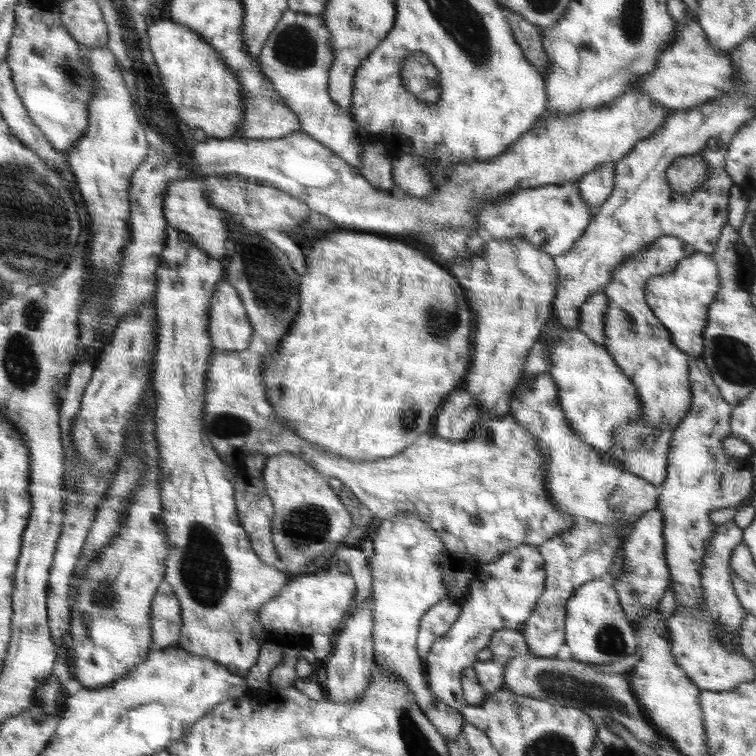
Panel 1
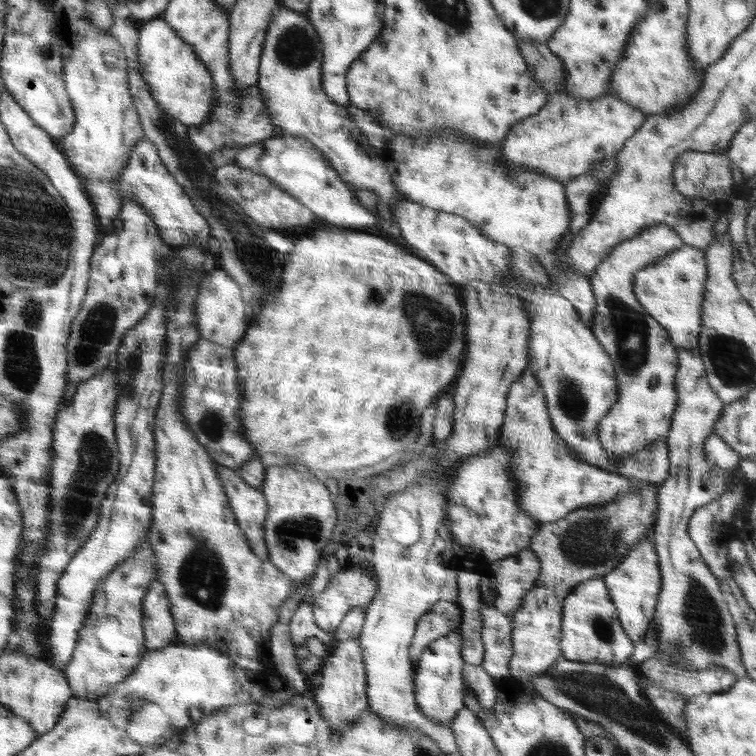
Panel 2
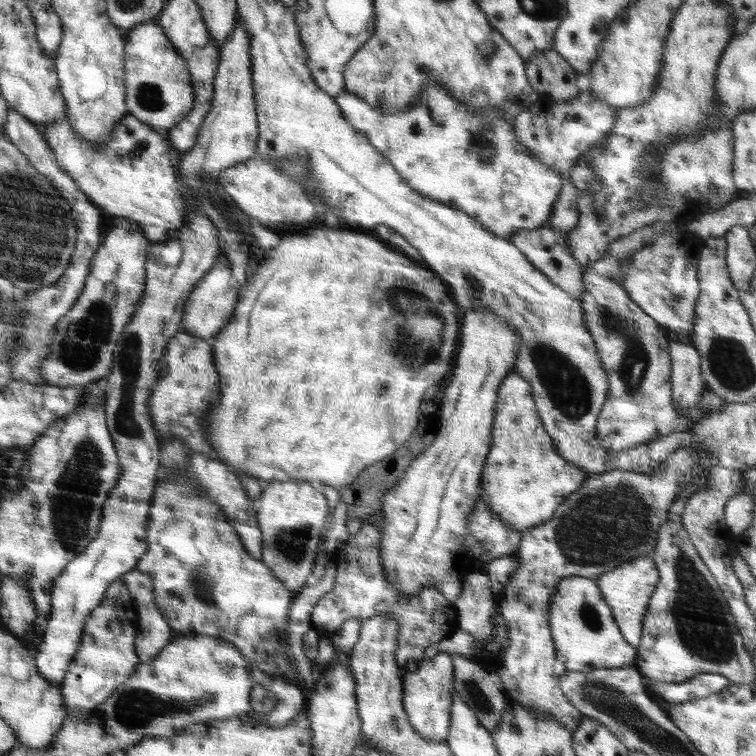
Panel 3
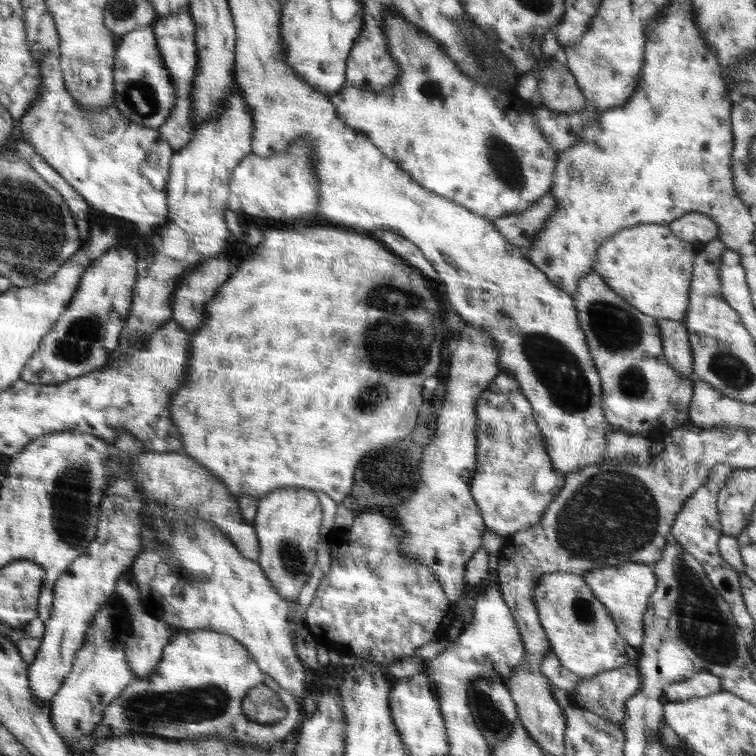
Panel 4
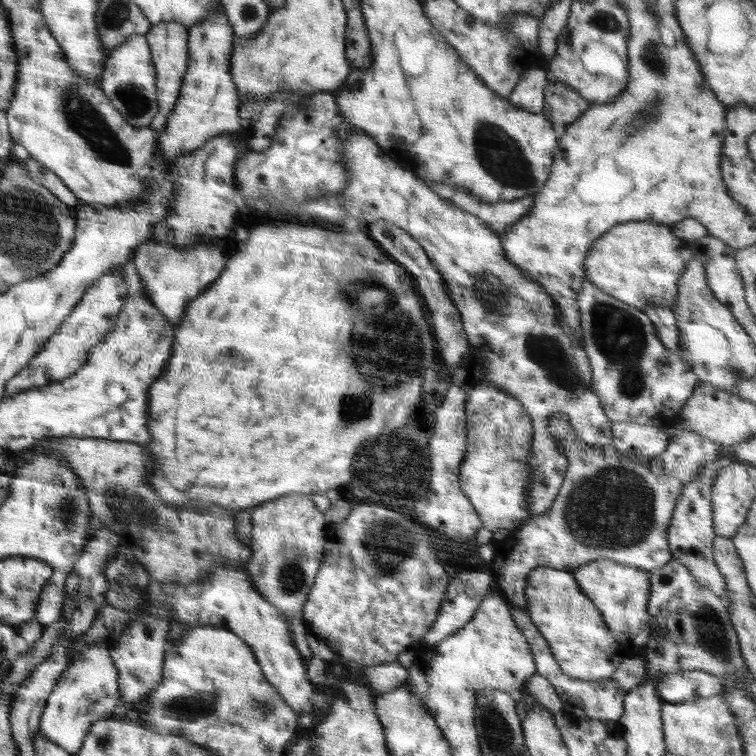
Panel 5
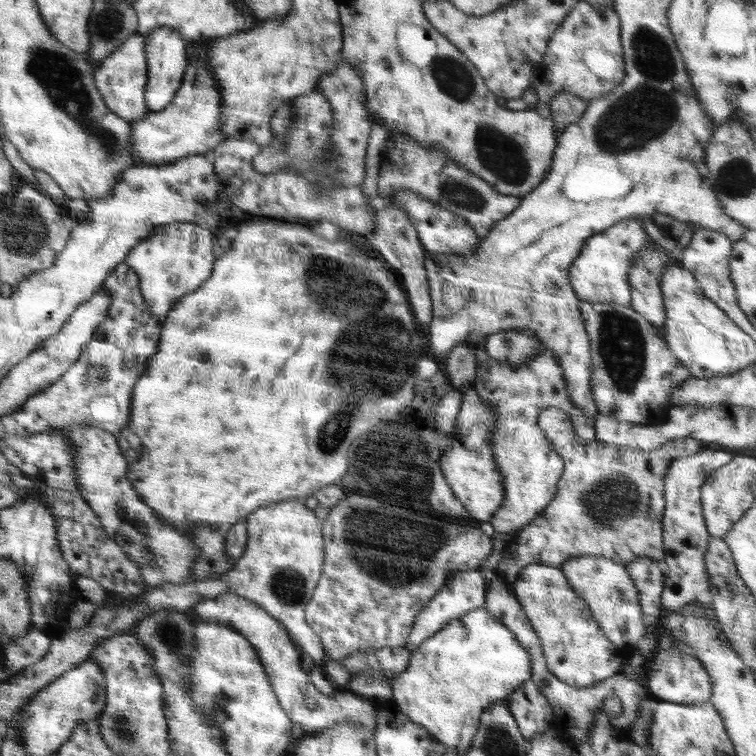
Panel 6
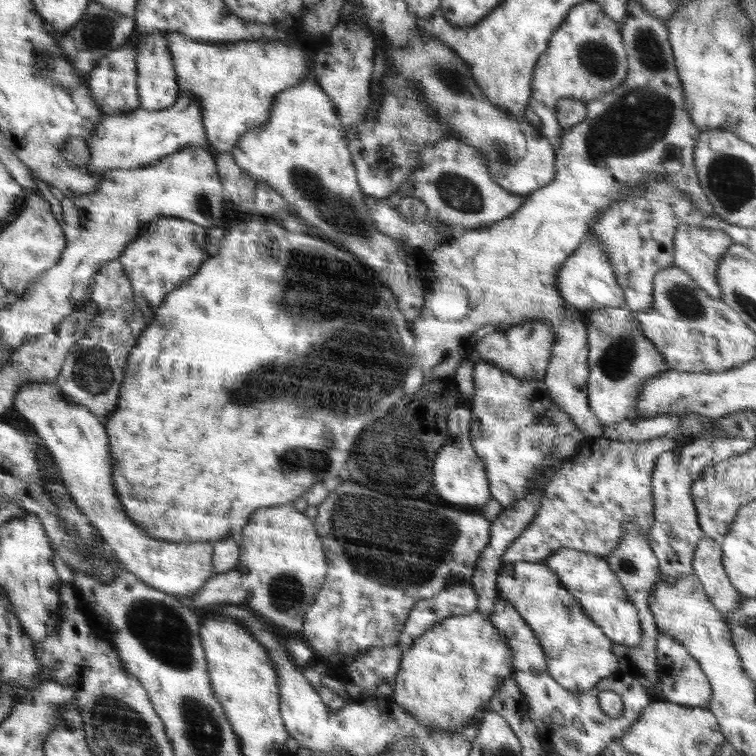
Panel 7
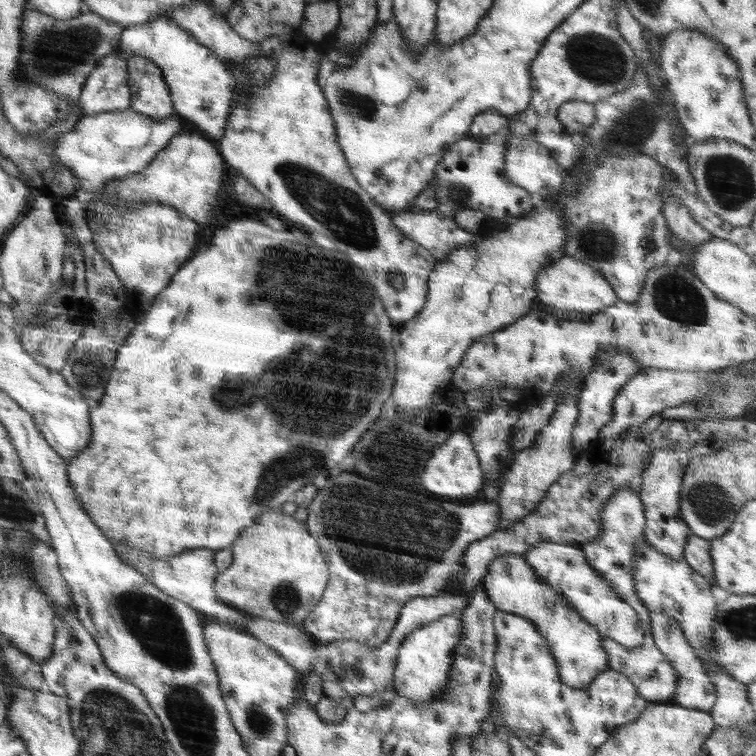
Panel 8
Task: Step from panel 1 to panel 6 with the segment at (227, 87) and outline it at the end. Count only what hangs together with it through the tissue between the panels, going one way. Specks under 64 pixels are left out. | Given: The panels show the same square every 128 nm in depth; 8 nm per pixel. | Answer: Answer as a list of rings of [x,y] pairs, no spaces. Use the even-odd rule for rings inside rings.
[[[136,32],[129,36],[118,50],[95,67],[95,85],[97,91],[102,95],[102,100],[110,112],[127,121],[140,120],[150,112],[145,99],[147,60],[144,45],[144,35]]]

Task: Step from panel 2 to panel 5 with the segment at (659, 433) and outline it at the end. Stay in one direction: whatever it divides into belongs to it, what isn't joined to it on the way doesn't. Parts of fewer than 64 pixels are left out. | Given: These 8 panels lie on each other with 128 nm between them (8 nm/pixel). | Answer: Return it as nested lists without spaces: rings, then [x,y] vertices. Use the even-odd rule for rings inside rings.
[[[590,281],[582,284],[577,298],[582,327],[582,345],[589,358],[591,387],[598,395],[604,414],[610,421],[667,429],[680,422],[680,409],[700,383],[699,378],[680,355],[671,353],[658,338],[653,322],[639,308],[630,306],[600,291]]]

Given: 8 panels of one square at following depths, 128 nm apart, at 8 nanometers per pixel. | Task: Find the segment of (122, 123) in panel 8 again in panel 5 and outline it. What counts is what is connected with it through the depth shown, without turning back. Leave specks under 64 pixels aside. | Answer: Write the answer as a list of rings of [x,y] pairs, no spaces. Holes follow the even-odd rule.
[[[223,9],[211,10],[211,14],[196,26],[191,26],[188,37],[188,68],[182,81],[180,94],[163,131],[158,131],[158,148],[166,163],[172,164],[178,157],[198,151],[215,136],[239,132],[241,118],[236,85],[230,74],[230,59],[234,29]]]

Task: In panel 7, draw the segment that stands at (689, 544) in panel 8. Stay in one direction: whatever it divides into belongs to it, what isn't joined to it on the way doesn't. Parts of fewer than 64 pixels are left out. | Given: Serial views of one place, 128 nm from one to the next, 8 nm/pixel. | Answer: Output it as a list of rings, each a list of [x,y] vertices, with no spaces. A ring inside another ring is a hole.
[[[704,537],[696,545],[692,561],[693,574],[699,578],[702,588],[725,622],[745,597],[729,581],[722,564],[721,543]]]

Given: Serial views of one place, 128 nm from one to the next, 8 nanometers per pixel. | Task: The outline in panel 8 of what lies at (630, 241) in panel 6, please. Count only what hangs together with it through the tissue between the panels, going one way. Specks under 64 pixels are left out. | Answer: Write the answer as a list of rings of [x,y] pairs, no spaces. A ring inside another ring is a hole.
[[[566,255],[554,260],[550,266],[539,270],[539,273],[534,284],[537,301],[550,306],[552,316],[563,318],[565,315],[570,321],[588,321],[599,310],[619,301],[614,289],[589,262],[580,262]]]

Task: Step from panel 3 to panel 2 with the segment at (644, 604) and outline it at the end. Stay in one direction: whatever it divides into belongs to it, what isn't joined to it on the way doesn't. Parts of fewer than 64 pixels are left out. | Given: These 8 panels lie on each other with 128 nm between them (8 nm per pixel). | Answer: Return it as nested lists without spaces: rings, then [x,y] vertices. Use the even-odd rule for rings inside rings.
[[[653,528],[630,552],[626,553],[622,562],[612,572],[602,577],[609,590],[612,604],[616,607],[620,625],[626,637],[634,644],[642,642],[653,621],[661,589],[661,570],[652,535]]]

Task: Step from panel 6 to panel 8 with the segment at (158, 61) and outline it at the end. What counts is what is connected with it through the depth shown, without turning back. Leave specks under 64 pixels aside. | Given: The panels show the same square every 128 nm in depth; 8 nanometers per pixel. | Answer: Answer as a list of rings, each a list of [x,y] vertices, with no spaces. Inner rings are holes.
[[[131,56],[127,59],[127,71],[130,109],[160,120],[175,113],[169,88],[154,62],[143,56]]]

